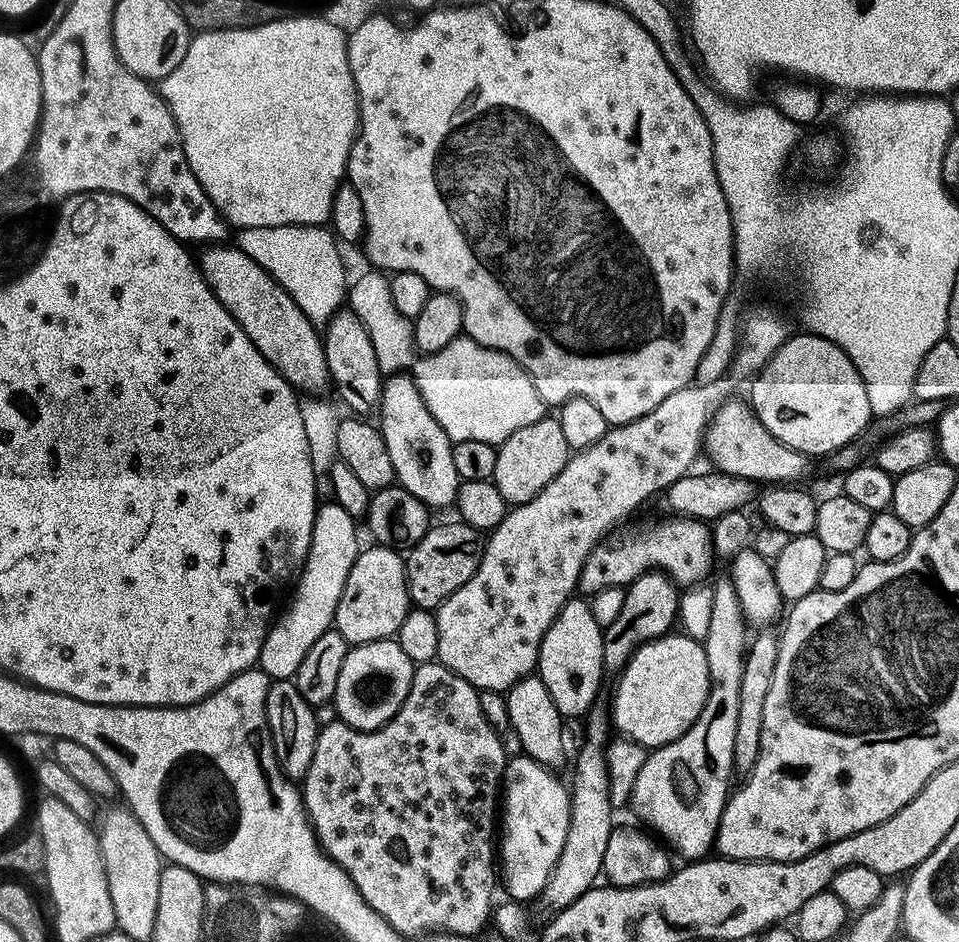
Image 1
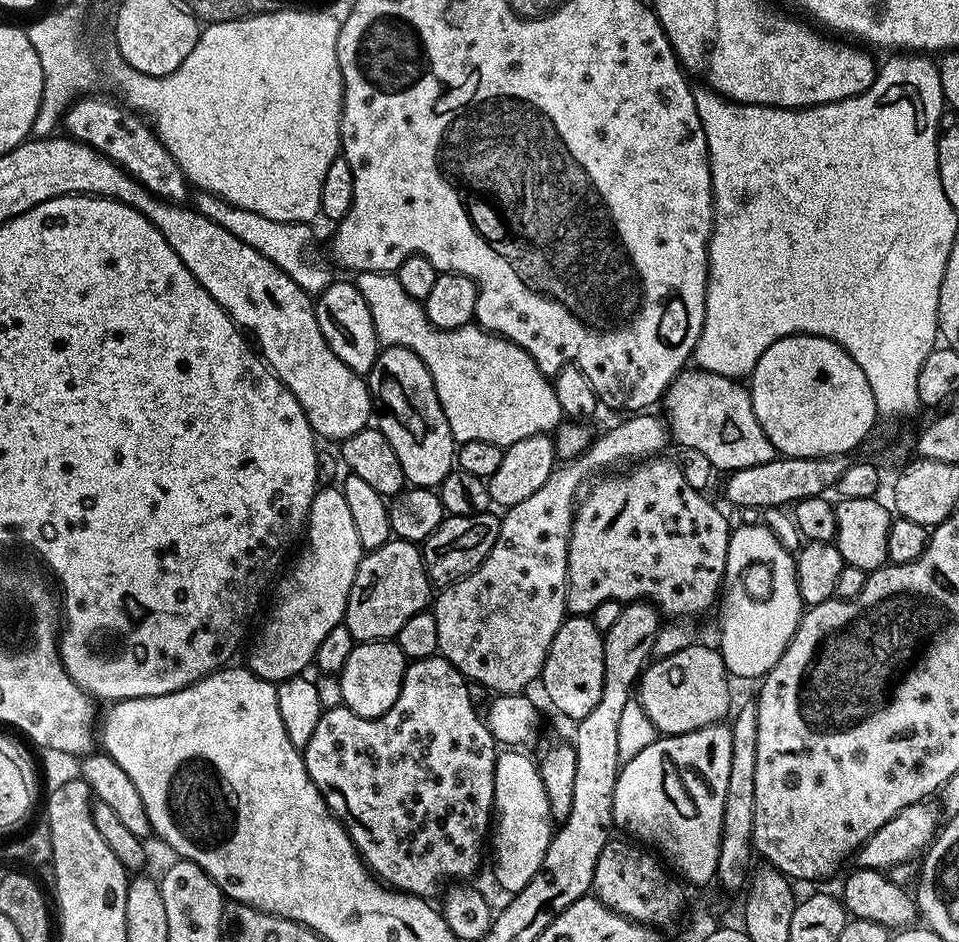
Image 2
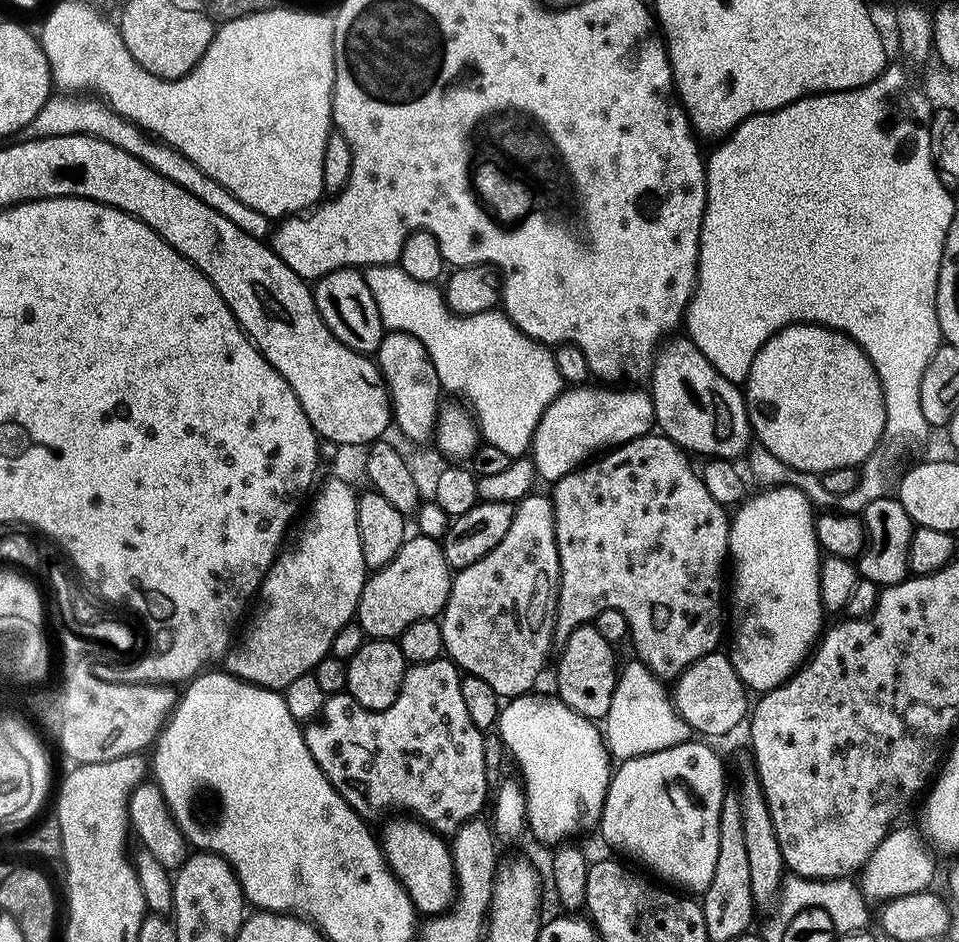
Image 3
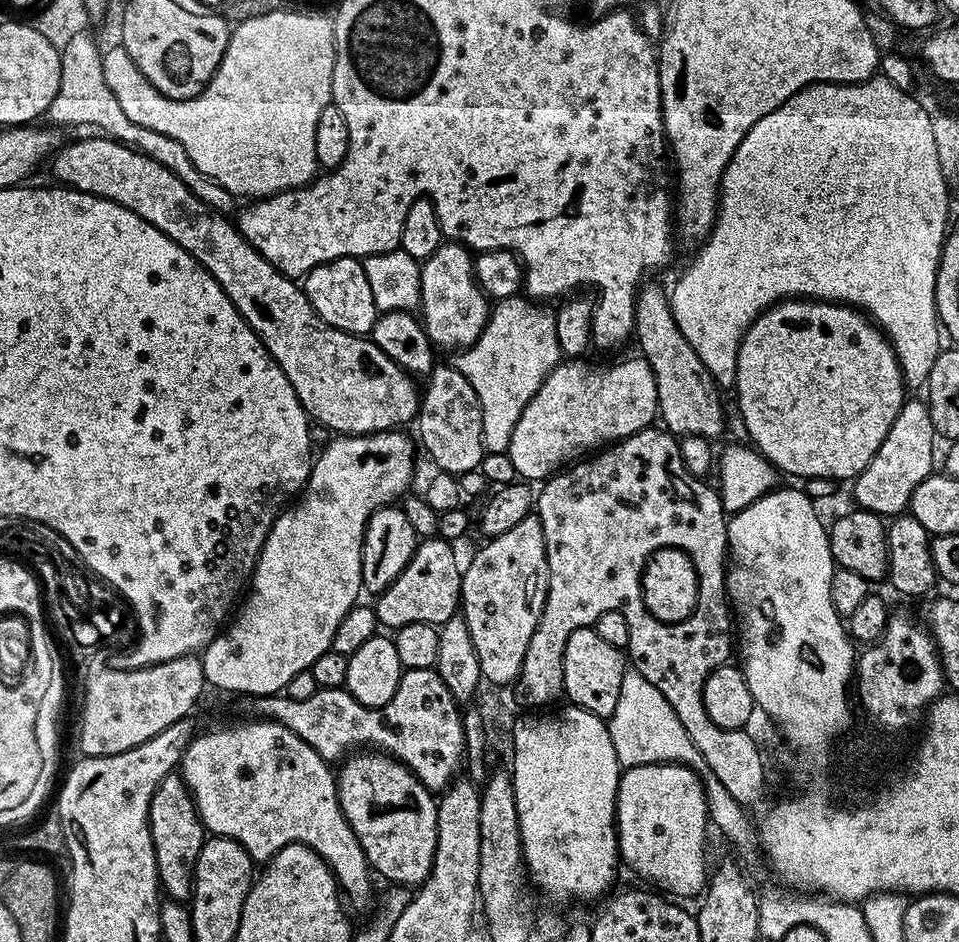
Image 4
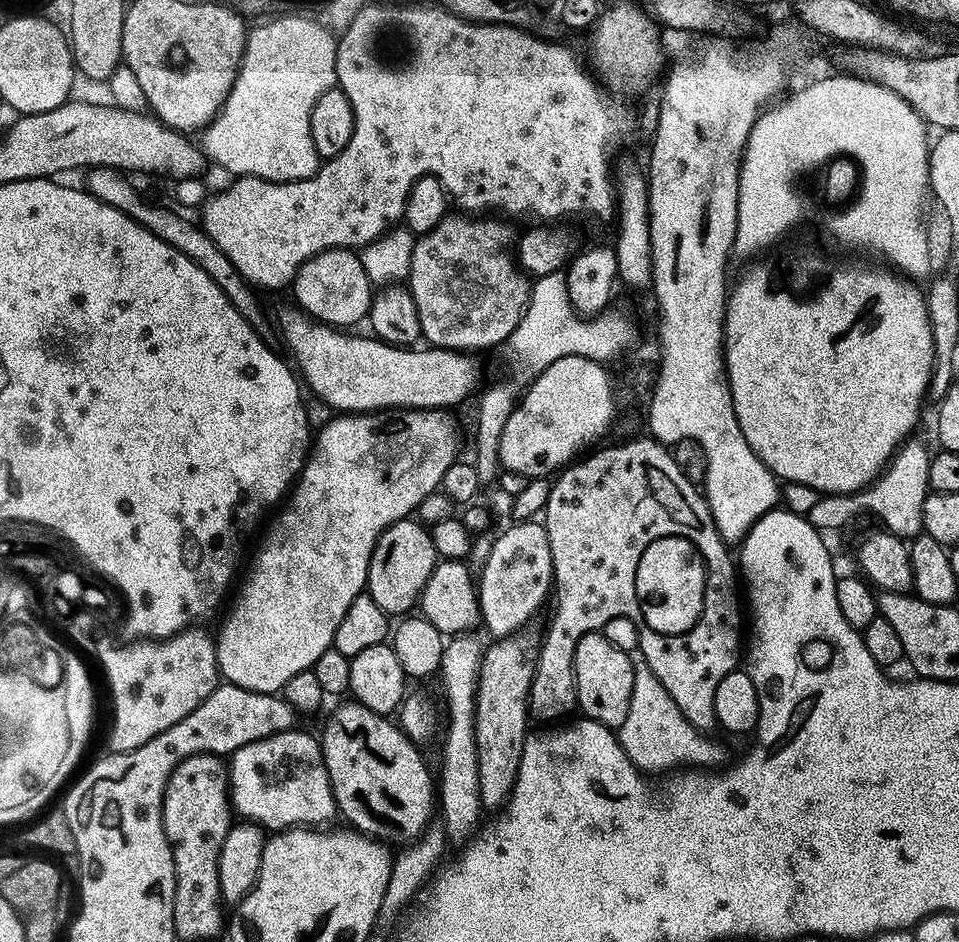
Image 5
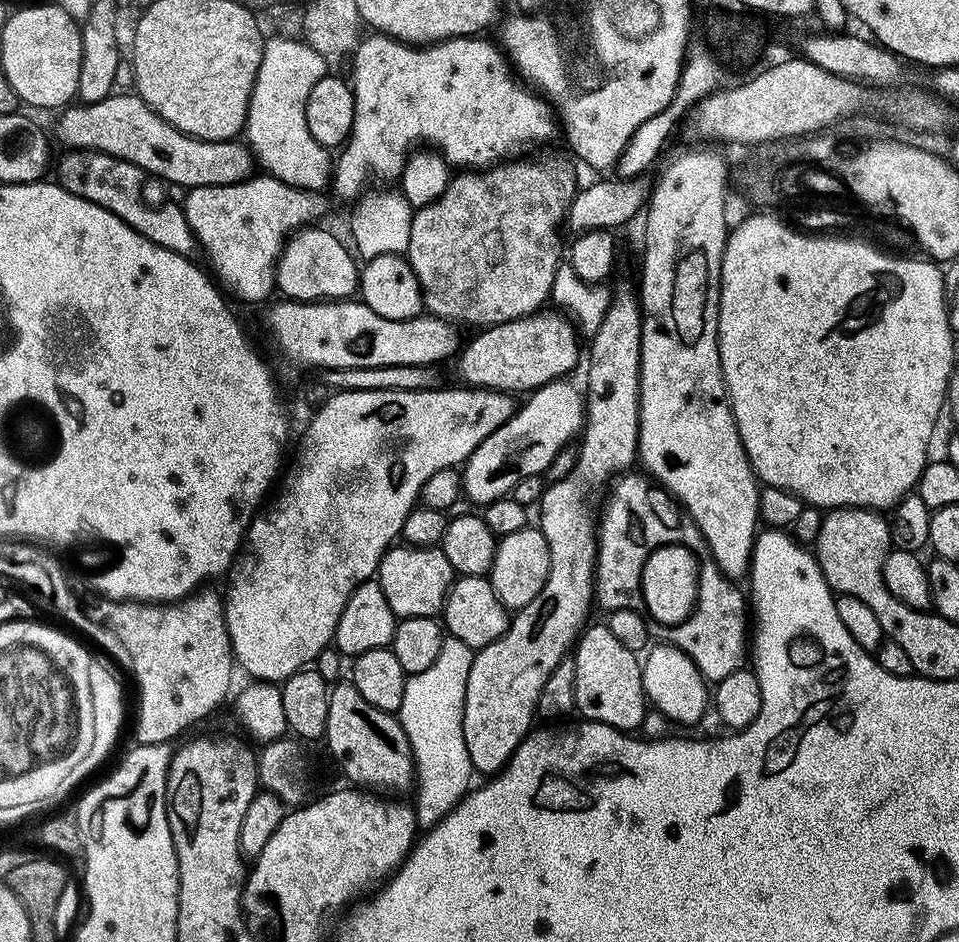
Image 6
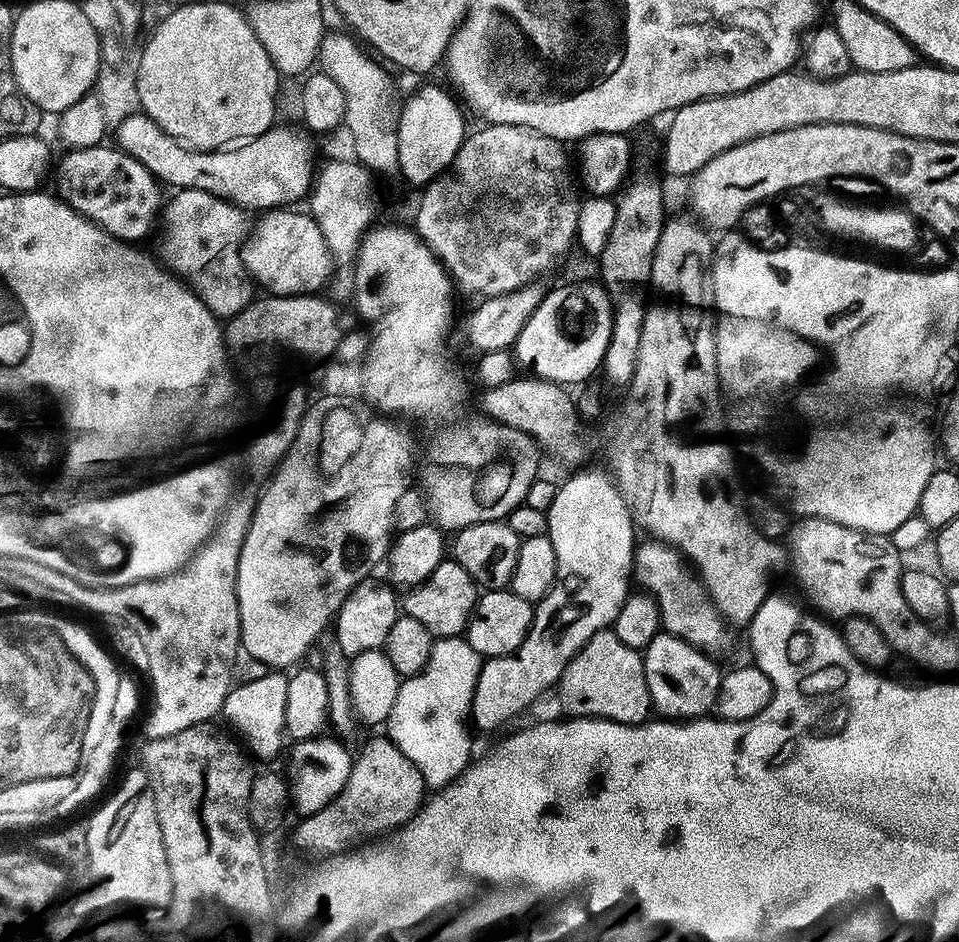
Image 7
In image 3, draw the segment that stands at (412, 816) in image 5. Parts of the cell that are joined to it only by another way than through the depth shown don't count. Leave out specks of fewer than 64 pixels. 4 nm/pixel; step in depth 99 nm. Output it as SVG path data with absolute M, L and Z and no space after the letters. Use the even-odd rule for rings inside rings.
M415 818L400 819L404 820L392 820L378 832L384 861L400 880L400 885L408 891L408 897L415 904L417 913L440 915L452 906L456 898L456 875L451 847L441 833L432 831L427 824L422 824Z

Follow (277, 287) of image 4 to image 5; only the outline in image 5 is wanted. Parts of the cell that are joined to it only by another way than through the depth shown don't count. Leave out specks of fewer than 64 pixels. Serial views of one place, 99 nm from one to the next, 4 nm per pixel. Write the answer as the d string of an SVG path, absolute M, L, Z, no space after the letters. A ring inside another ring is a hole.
M299 307L284 308L280 312L280 336L284 339L284 344L288 347L287 355L290 357L291 363L294 365L295 371L302 377L303 383L321 400L324 404L336 408L340 414L355 414L357 412L383 412L390 408L438 408L441 410L451 409L451 404L460 404L472 391L477 391L476 383L480 380L480 364L475 360L475 355L469 354L467 351L456 351L454 349L435 348L433 346L424 346L420 348L395 348L392 344L383 344L380 338L368 336L347 336L347 331L341 330L330 324L322 324L319 320L312 319L307 312Z

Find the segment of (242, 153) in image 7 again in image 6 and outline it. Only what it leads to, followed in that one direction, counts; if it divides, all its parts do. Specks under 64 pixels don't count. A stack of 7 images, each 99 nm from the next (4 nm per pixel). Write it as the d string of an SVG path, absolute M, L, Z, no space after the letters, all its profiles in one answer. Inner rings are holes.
M111 94L104 100L94 104L77 103L77 108L68 106L59 113L60 125L56 132L60 135L60 140L68 150L88 149L92 152L104 152L106 155L116 159L125 160L132 163L149 177L157 176L160 180L169 180L172 184L177 184L181 190L197 188L198 186L226 186L227 184L237 184L249 179L253 175L254 160L251 155L240 156L239 139L235 140L200 140L196 136L187 136L185 132L180 132L172 124L167 124L164 119L157 114L146 101L138 94L132 96L118 96Z

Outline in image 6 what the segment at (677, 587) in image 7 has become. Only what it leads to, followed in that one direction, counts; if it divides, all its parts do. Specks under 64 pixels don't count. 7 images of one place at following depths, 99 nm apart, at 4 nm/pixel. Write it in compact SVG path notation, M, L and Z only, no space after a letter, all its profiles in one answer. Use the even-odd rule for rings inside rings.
M629 470L615 477L611 485L612 493L608 496L608 505L604 513L598 516L598 543L596 546L596 582L594 600L604 610L614 609L614 598L618 594L618 586L614 583L616 564L624 564L632 554L632 548L652 548L646 554L646 570L654 578L674 576L674 572L684 572L688 564L688 592L648 592L642 601L648 608L650 632L657 641L673 644L692 659L697 670L704 675L705 681L718 682L739 668L745 667L744 651L750 648L750 616L746 611L746 596L736 589L737 585L729 580L720 567L712 559L712 551L704 541L704 536L696 529L696 525L687 519L679 504L664 491L661 485L653 482L647 475L639 471Z

